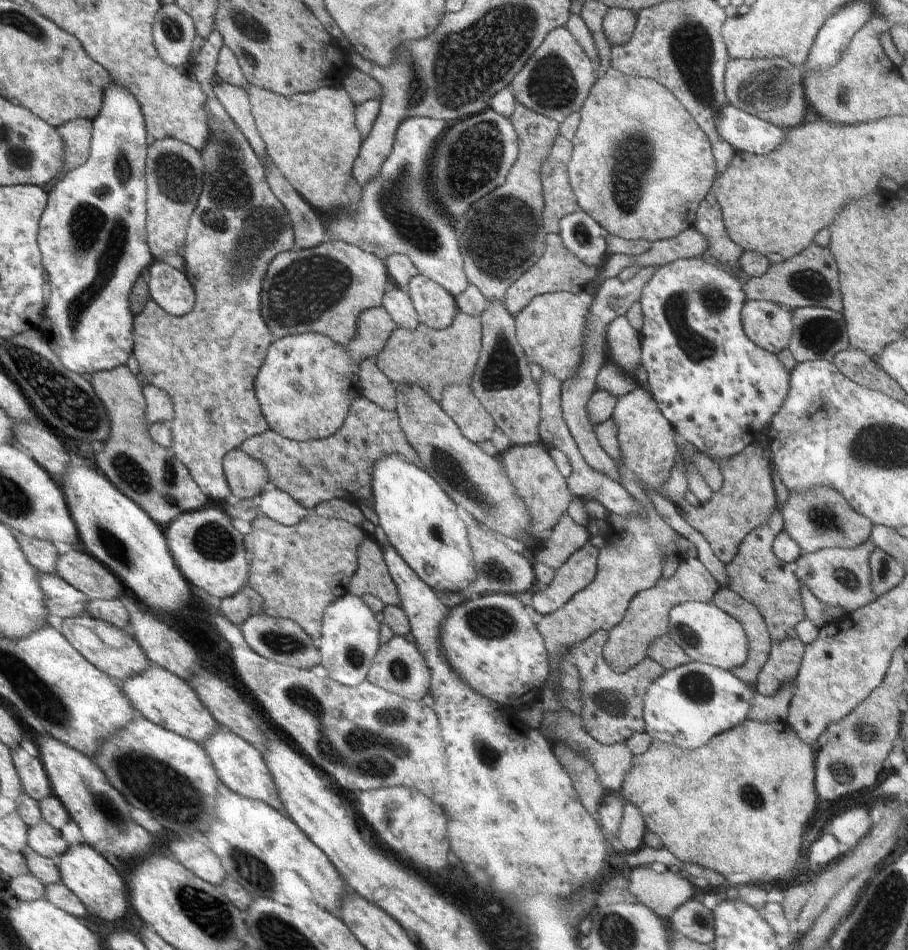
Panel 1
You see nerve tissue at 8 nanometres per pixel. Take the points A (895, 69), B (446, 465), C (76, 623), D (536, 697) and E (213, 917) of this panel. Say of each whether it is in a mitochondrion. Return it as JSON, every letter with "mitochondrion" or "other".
{"A":"other","B":"mitochondrion","C":"other","D":"other","E":"mitochondrion"}

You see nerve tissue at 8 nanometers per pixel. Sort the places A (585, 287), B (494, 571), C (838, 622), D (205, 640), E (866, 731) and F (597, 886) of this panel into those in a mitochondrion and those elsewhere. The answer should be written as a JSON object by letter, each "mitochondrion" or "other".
{"A":"other","B":"mitochondrion","C":"other","D":"other","E":"mitochondrion","F":"other"}

